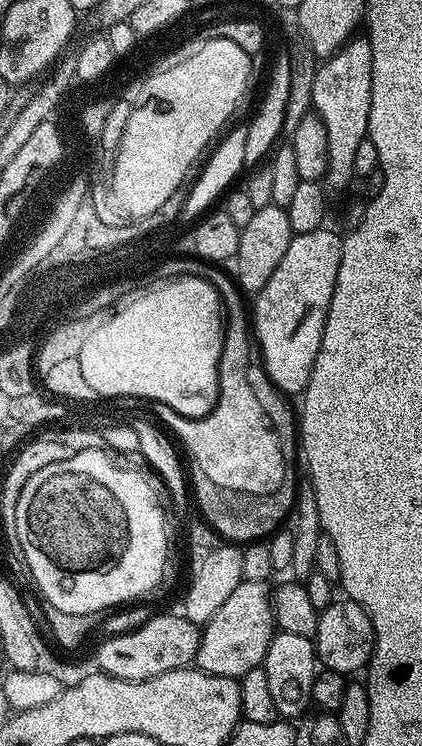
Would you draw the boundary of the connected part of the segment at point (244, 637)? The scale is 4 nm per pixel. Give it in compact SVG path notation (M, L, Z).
M241 580L234 594L222 602L218 614L203 625L200 645L194 661L195 667L210 674L239 678L250 670L261 667L266 650L274 635L272 619L273 589L265 582Z

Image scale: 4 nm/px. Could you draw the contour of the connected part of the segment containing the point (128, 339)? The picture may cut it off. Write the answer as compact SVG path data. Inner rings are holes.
M197 276L166 280L140 293L142 294L137 300L129 299L120 306L125 308L117 307L105 319L104 324L98 326L98 330L94 330L90 338L86 338L79 357L82 375L89 376L90 383L96 384L95 388L105 398L141 396L147 402L165 404L181 414L207 412L216 402L220 352L224 349L226 317L222 311L220 295L214 290L214 286L210 286L210 282Z

